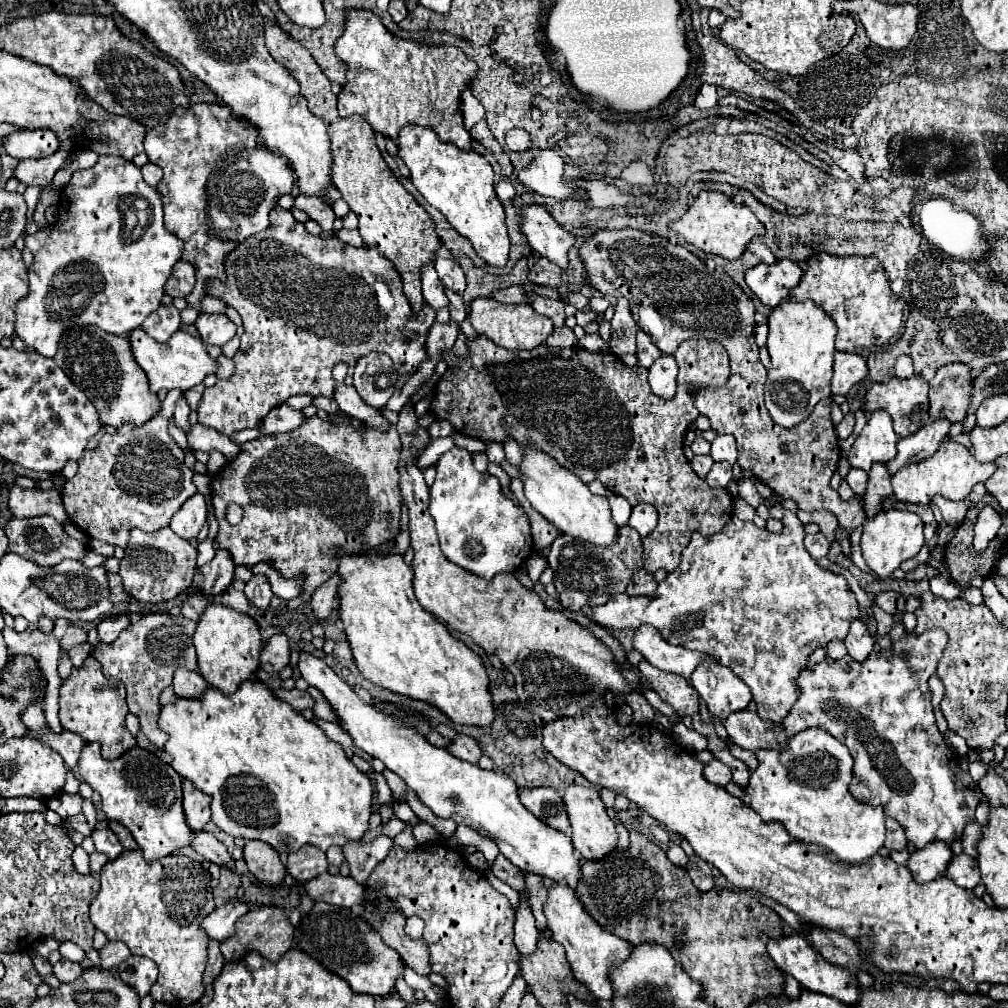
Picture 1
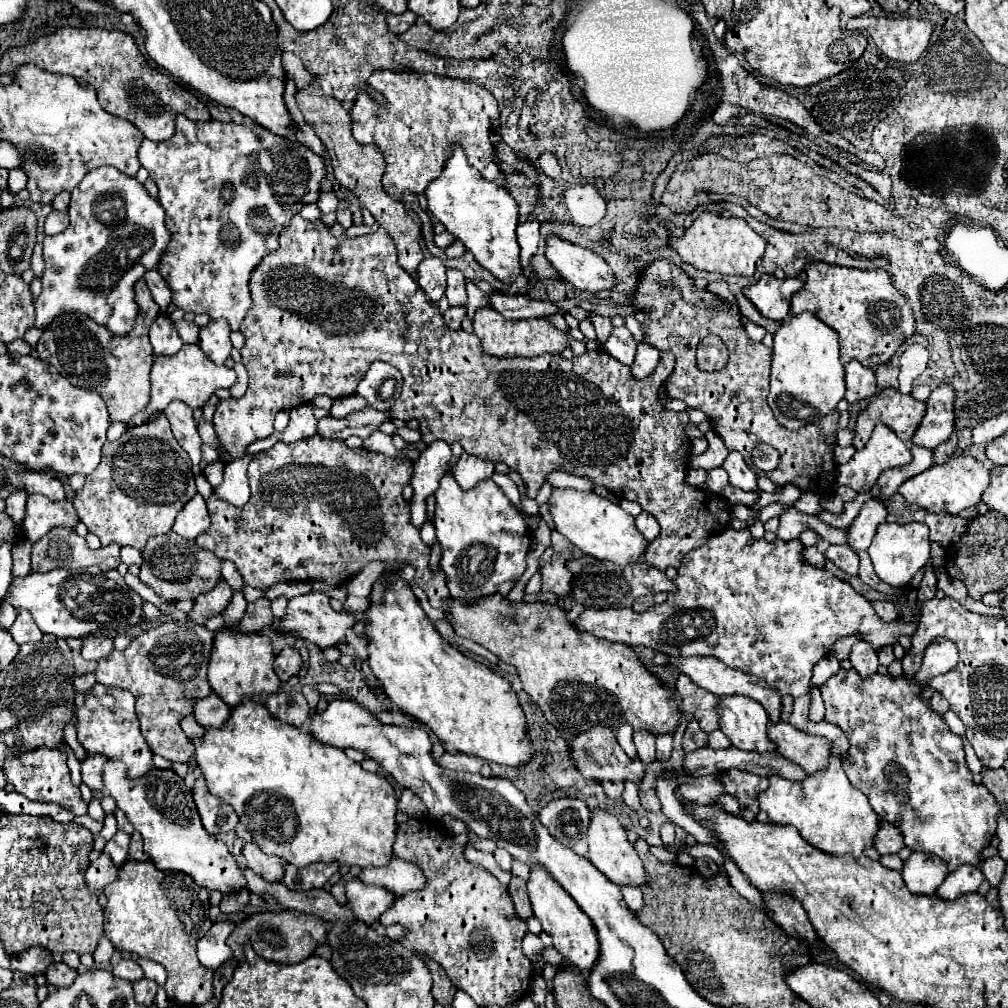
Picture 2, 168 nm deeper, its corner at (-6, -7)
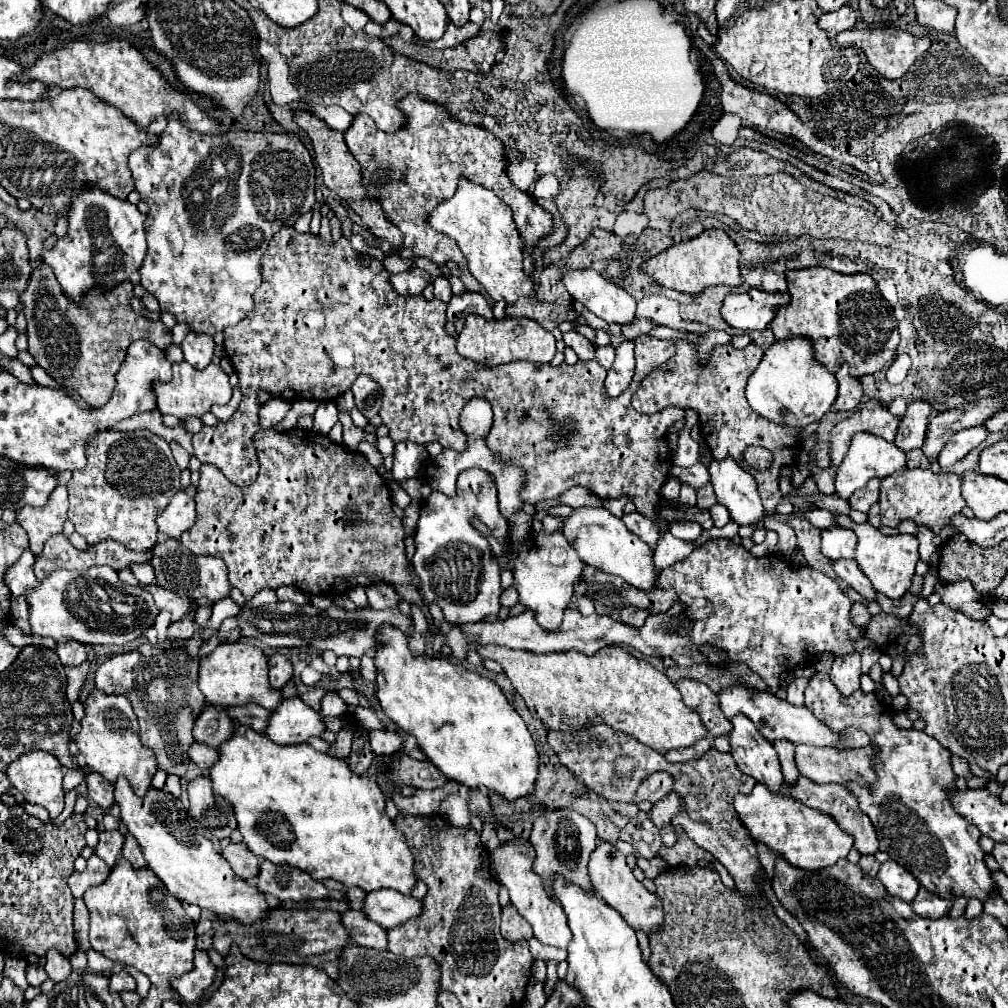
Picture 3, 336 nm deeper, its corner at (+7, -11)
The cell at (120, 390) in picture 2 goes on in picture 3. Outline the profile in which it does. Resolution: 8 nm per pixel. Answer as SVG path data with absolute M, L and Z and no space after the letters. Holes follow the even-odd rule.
M39 263L33 269L29 287L21 293L23 313L27 317L29 353L57 383L75 389L95 409L111 399L117 385L115 373L133 341L145 339L163 351L173 343L171 330L161 321L133 313L129 305L131 297L133 285L131 281L123 281L115 285L115 289L91 289L83 301L75 303L63 293L47 263Z

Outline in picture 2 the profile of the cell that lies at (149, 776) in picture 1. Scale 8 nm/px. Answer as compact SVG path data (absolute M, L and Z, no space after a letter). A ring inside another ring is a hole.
M108 759L104 763L102 783L104 793L116 801L118 809L122 809L134 829L140 831L144 839L144 851L150 855L158 869L188 873L200 887L206 887L208 891L218 889L224 895L246 887L242 871L232 853L222 841L204 831L192 799L192 791L172 769L152 769L144 777L128 779L124 763Z

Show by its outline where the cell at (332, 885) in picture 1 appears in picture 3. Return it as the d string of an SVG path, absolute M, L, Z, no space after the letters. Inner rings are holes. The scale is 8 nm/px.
M379 889L375 893L367 893L365 899L365 915L385 929L399 927L409 919L419 917L419 913L423 913L421 901L401 895L393 889Z

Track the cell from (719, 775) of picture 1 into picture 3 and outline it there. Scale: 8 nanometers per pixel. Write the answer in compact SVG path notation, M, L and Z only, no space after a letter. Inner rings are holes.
M669 793L665 799L661 799L661 801L657 801L657 803L653 805L653 809L651 809L651 821L653 821L653 825L655 825L657 829L665 829L665 827L671 823L671 819L673 819L681 809L683 809L681 797L679 797L677 793Z

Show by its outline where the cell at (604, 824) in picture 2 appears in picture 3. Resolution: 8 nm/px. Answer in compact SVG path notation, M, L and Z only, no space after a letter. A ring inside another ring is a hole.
M609 843L597 845L595 853L591 853L591 859L589 859L589 877L591 877L591 883L595 885L595 893L609 907L619 911L635 931L643 931L645 935L649 935L649 933L659 933L663 929L661 899L655 893L647 891L645 885L635 879L633 871L625 863L625 855L615 845L609 845Z

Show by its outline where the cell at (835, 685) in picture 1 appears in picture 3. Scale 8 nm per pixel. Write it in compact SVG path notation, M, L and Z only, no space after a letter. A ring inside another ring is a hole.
M815 673L811 677L805 689L805 707L833 731L857 727L867 731L871 741L879 745L873 757L877 783L873 787L851 789L851 793L859 801L861 811L873 821L881 851L889 853L893 861L903 865L925 889L939 897L975 897L983 903L991 893L999 893L983 861L985 851L979 847L979 829L967 825L949 803L945 787L955 785L957 777L949 763L951 753L943 749L939 741L925 731L899 729L891 721L891 709L873 693L863 693L859 689L843 697L831 683L829 673Z

